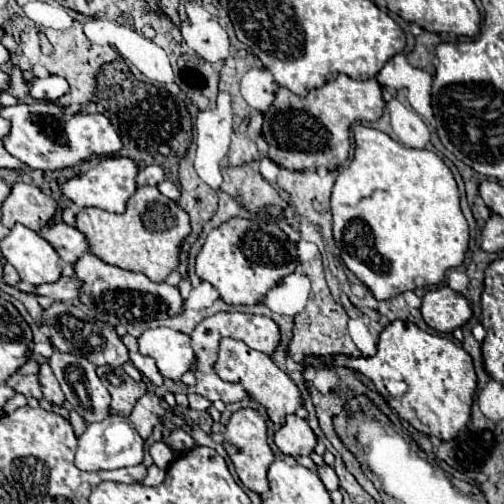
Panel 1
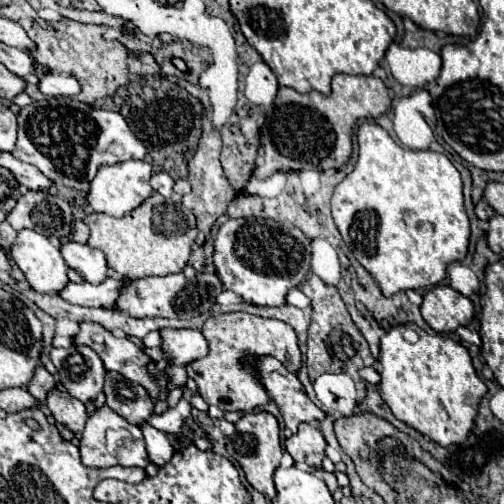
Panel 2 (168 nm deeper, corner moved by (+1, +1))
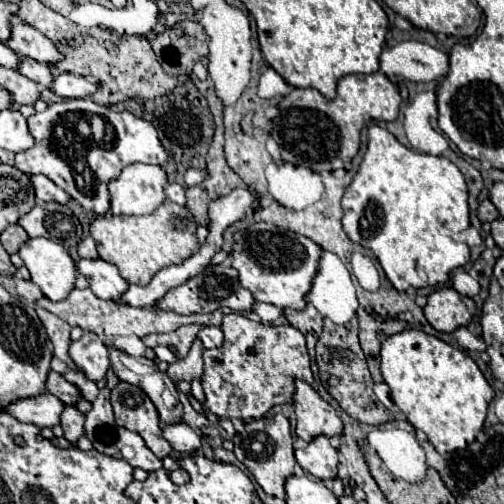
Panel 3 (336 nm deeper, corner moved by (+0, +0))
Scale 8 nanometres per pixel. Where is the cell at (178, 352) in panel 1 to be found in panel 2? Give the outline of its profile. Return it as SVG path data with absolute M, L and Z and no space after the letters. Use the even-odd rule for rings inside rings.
M162 330L164 356L172 364L190 364L208 354L208 342L200 330Z

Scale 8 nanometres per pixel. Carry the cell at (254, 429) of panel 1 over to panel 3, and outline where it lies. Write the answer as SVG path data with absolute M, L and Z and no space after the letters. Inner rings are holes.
M279 413L271 419L257 419L245 425L241 433L237 433L233 439L235 443L235 457L249 469L249 473L255 477L255 481L263 487L267 495L285 499L283 483L289 475L293 475L293 439L291 439L291 427L289 421Z

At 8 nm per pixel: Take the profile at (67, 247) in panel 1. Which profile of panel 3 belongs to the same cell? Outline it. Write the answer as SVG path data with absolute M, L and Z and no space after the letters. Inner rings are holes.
M79 259L77 271L89 281L89 287L99 299L117 301L127 287L127 281L119 275L117 267L105 259Z

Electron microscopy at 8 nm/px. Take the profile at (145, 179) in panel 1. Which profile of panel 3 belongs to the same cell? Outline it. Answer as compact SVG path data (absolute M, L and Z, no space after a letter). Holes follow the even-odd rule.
M167 183L165 187L165 195L167 199L179 203L179 205L185 205L185 193L183 193L183 187L177 185L177 183Z

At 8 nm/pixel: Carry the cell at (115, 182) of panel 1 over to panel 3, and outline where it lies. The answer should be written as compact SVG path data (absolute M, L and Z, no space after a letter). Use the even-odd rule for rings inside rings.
M133 163L127 165L117 179L111 179L109 197L111 197L111 215L149 215L163 201L163 187L167 175L159 165Z

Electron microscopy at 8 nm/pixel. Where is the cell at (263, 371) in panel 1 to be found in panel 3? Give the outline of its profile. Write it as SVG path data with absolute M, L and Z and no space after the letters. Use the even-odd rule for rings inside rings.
M295 379L293 385L295 393L291 401L297 415L297 437L301 437L303 441L311 441L317 435L339 435L343 431L343 423L335 409L325 403L319 393L305 381Z

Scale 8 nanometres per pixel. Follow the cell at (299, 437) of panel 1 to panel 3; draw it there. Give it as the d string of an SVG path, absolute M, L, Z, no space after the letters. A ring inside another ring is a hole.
M325 435L313 437L305 449L295 449L295 459L317 479L333 479L337 475L339 455Z

